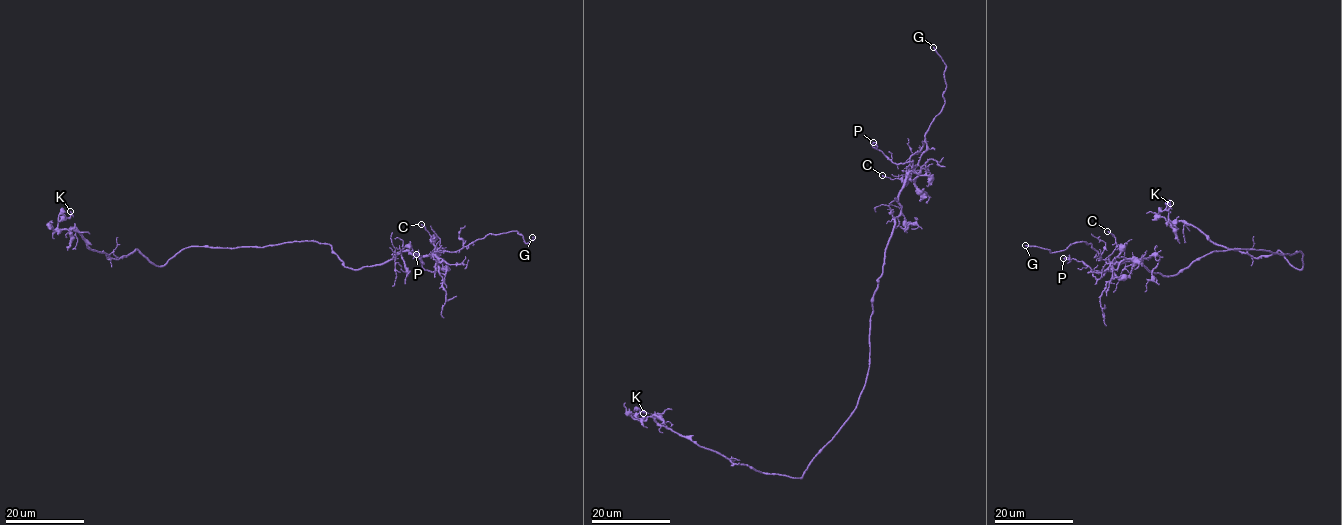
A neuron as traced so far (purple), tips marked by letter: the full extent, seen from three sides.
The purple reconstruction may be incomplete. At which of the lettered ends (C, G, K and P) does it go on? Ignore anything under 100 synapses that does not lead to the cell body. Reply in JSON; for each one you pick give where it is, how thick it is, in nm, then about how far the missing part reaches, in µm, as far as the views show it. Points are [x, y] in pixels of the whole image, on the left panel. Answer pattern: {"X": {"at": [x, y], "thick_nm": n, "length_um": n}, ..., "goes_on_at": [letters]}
{"G": {"at": [532, 237], "thick_nm": 170, "length_um": 50}, "goes_on_at": ["G"]}

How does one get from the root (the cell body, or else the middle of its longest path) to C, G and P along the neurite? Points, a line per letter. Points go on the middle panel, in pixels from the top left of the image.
C: (869, 362), (871, 302), (886, 244), (900, 212), (898, 191), (908, 178), (882, 175)
G: (869, 362), (871, 302), (900, 212), (898, 191), (910, 157), (920, 151), (944, 104), (945, 64), (933, 47)
P: (869, 362), (873, 295), (886, 244), (900, 212), (898, 191), (913, 170), (910, 161), (895, 163), (873, 142)

